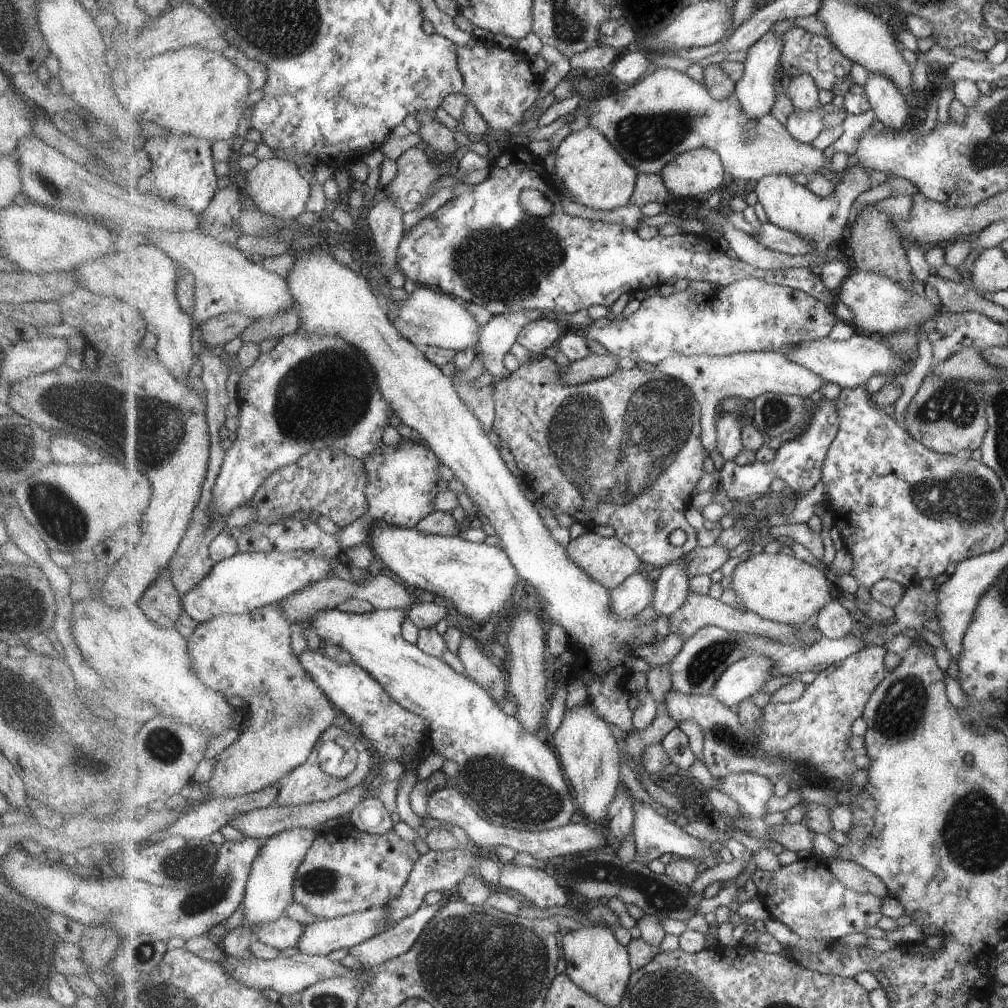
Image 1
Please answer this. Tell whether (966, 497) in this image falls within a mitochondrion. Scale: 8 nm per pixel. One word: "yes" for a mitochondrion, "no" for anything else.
yes

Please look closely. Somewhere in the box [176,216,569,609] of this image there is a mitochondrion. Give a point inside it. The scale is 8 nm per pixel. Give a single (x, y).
(328, 393)

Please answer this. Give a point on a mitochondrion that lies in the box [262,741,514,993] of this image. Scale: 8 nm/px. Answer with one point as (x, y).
(318, 882)

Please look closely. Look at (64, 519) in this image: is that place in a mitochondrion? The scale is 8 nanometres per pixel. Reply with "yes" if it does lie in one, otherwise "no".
yes

